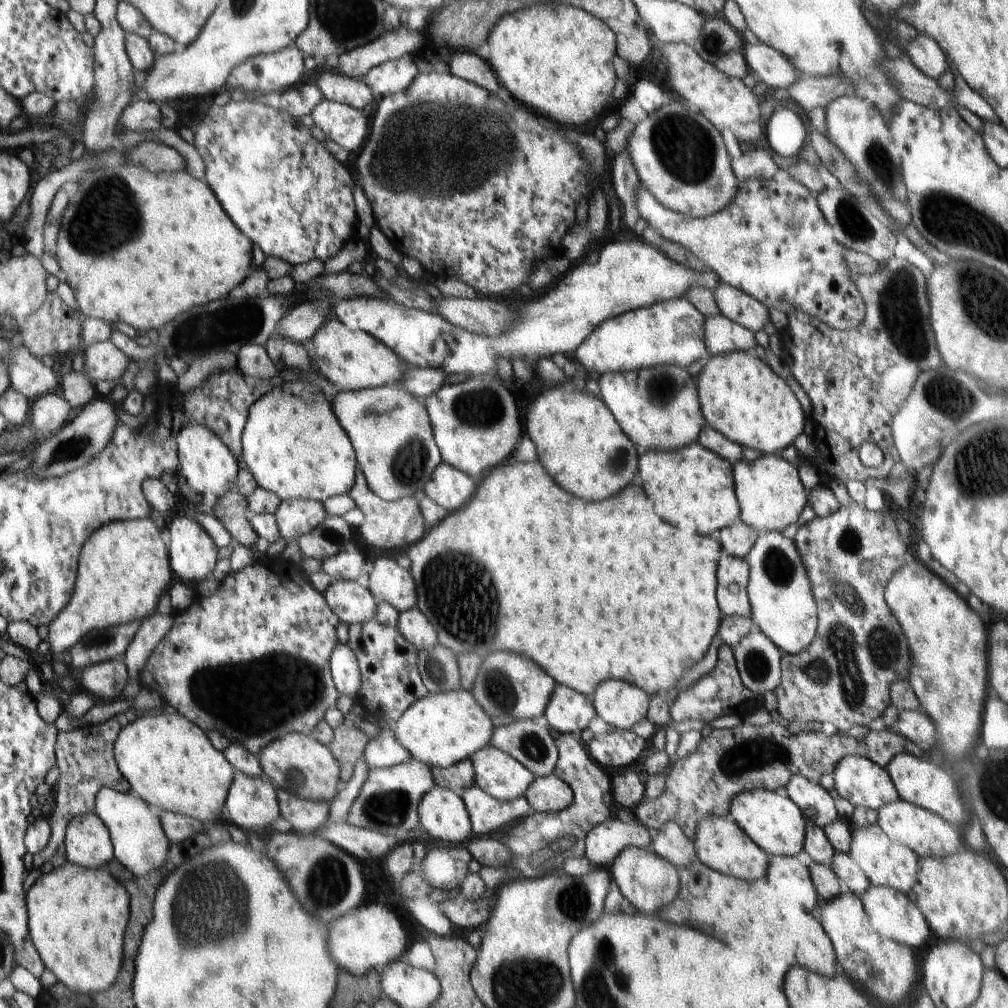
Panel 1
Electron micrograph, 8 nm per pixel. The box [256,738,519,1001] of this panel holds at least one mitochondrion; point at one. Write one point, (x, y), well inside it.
(327, 884)

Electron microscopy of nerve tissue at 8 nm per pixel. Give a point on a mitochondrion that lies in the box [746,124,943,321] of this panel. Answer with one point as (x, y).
(853, 222)

